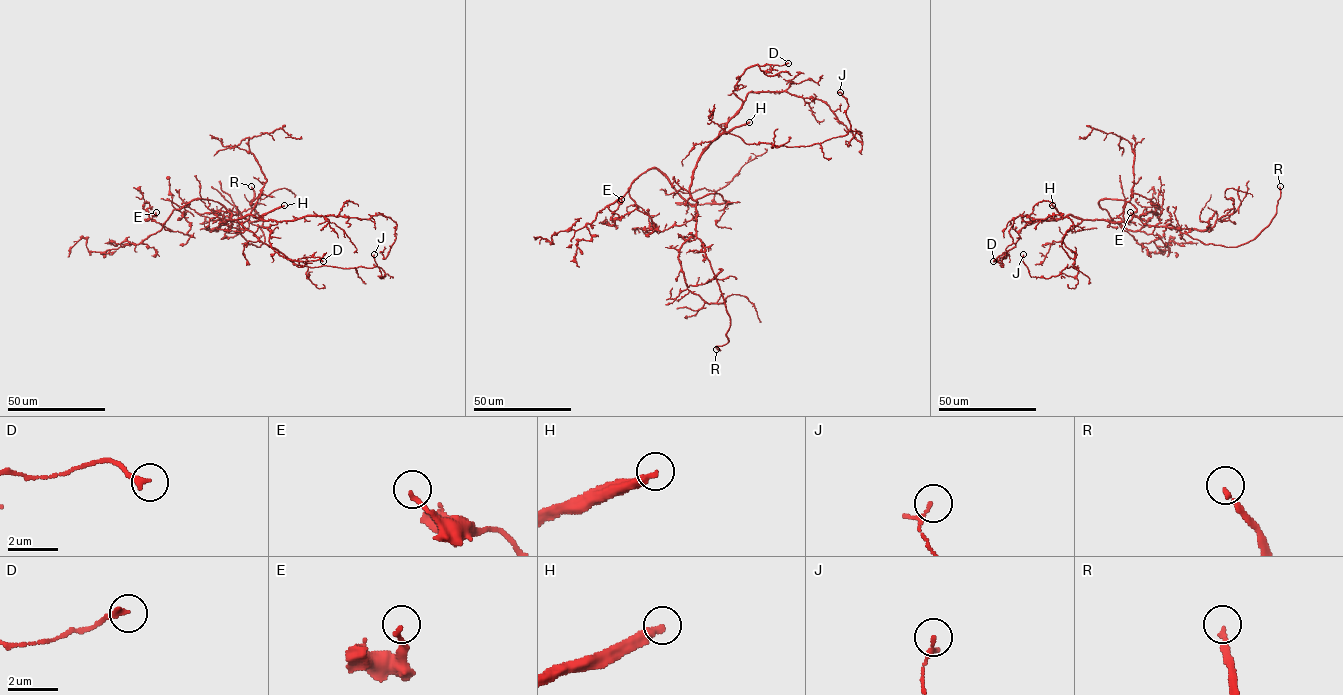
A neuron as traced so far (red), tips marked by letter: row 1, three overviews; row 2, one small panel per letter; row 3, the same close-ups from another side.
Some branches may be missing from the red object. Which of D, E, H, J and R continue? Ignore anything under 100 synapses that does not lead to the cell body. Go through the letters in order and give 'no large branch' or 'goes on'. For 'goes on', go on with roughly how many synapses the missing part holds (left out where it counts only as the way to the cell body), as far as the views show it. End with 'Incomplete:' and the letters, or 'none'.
D: no large branch
E: no large branch
H: goes on; about 300 synapses
J: no large branch
R: goes on
Incomplete: H, R

